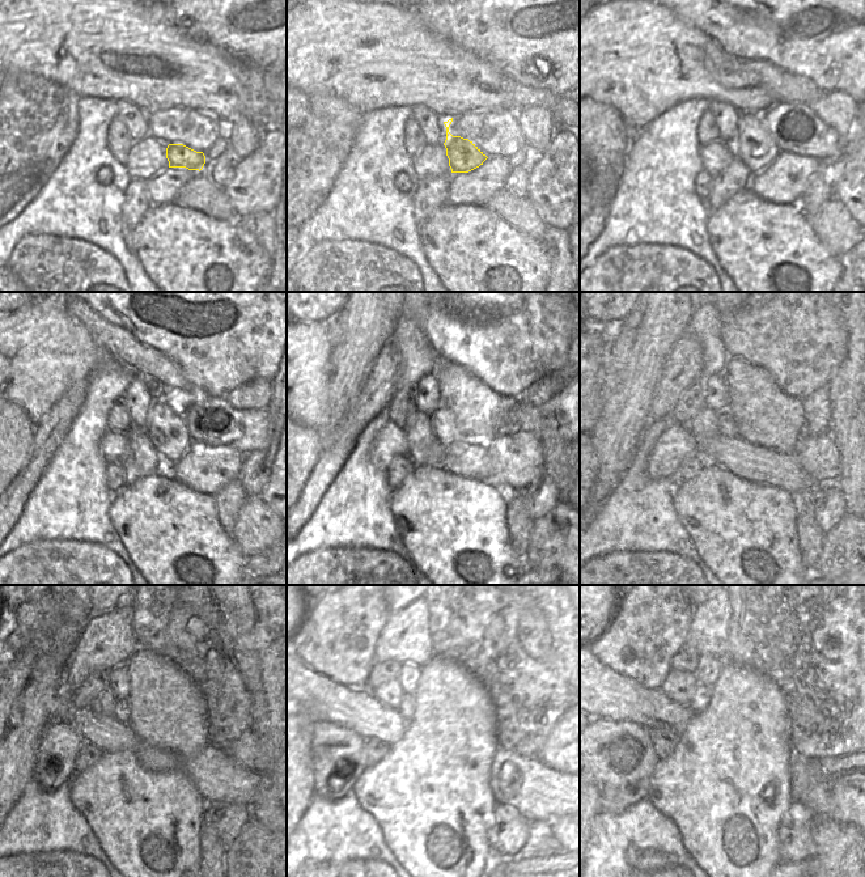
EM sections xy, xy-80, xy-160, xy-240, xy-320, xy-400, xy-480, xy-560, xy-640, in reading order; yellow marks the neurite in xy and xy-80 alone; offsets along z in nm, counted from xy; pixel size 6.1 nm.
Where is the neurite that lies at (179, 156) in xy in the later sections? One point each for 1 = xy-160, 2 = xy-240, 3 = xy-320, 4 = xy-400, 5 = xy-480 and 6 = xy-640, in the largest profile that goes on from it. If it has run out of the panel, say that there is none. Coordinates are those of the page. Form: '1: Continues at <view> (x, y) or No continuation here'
1: Continues at xy-160 (753, 144)
2: Continues at xy-240 (165, 428)
3: Continues at xy-320 (442, 422)
4: Continues at xy-400 (726, 424)
5: Continues at xy-480 (121, 712)
6: Continues at xy-640 (702, 695)

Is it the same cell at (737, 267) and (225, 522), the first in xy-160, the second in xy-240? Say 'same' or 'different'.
different

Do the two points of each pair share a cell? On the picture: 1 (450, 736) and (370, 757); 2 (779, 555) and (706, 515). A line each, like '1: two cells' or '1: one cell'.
1: two cells
2: one cell

